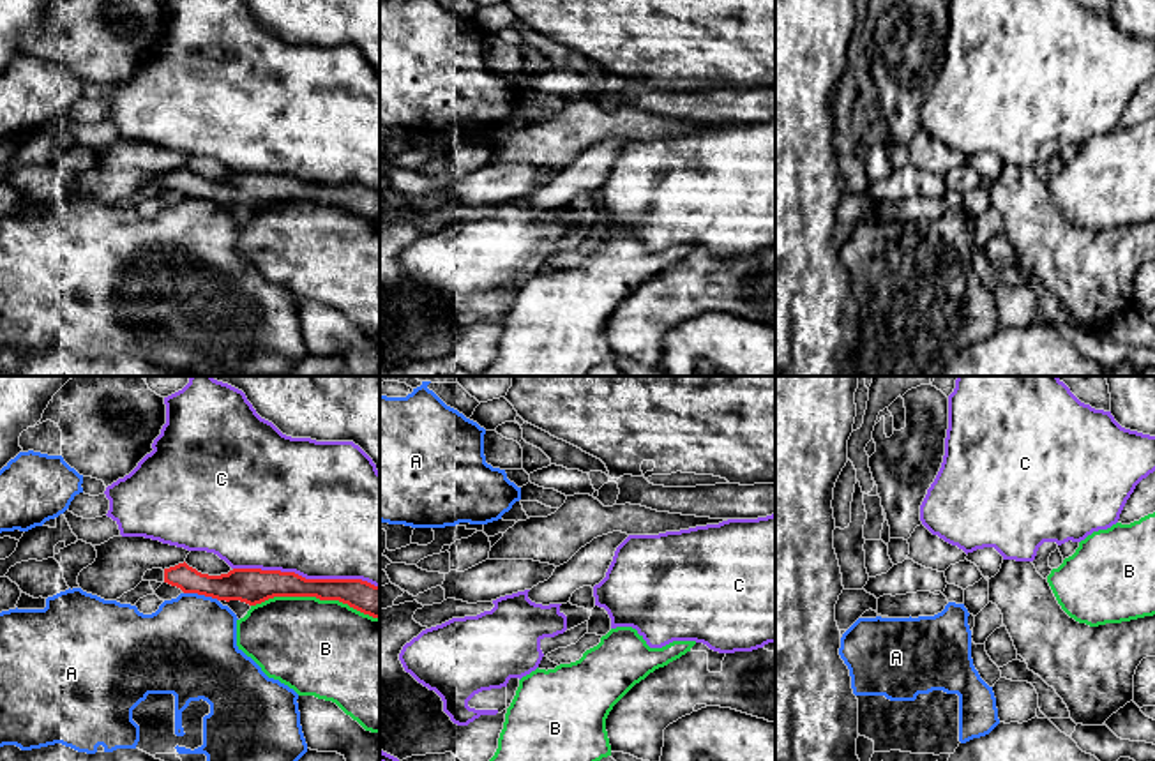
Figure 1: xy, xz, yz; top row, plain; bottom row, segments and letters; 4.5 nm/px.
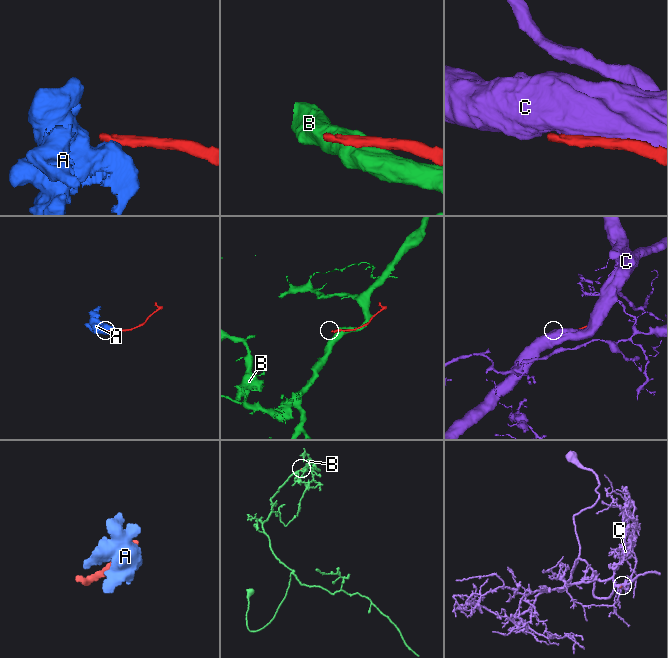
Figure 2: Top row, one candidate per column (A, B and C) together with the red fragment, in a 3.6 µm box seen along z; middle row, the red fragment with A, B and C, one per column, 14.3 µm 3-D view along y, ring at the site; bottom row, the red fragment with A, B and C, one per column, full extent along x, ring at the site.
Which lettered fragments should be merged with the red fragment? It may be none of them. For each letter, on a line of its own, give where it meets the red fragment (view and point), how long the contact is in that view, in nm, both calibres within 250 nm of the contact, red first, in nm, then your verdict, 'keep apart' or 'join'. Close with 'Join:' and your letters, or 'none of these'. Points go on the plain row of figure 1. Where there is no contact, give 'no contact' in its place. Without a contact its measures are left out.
A: contact xy (202, 198); length 170 nm; calibres 160 and 440 nm; keep apart
B: contact xy (315, 200); length 600 nm; calibres 140 and 440 nm; keep apart
C: contact xy (304, 182); length 650 nm; calibres 160 and 480 nm; keep apart
Join: none of these

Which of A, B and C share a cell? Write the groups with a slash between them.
A / B / C

